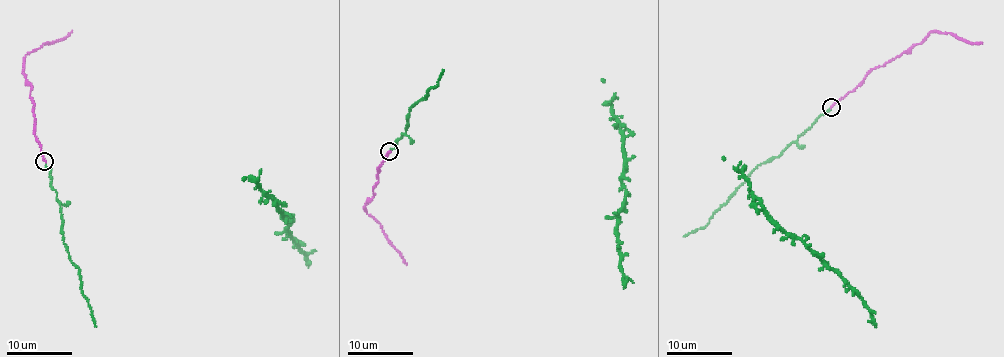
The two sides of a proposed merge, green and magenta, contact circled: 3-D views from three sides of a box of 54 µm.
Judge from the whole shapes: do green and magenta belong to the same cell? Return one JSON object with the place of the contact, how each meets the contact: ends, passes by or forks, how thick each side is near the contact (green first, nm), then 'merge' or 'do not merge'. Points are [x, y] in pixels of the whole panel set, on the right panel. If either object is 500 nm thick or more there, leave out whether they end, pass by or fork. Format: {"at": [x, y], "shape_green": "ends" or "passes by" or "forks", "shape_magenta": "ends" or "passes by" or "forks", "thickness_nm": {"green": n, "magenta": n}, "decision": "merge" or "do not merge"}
{"at": [831, 107], "shape_green": "ends", "shape_magenta": "ends", "thickness_nm": {"green": 120, "magenta": 200}, "decision": "merge"}

